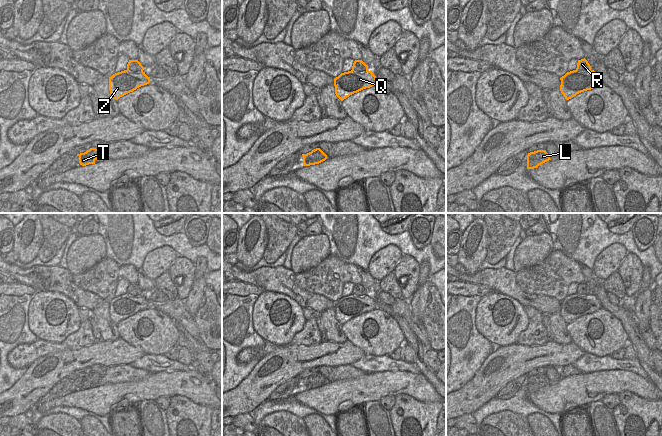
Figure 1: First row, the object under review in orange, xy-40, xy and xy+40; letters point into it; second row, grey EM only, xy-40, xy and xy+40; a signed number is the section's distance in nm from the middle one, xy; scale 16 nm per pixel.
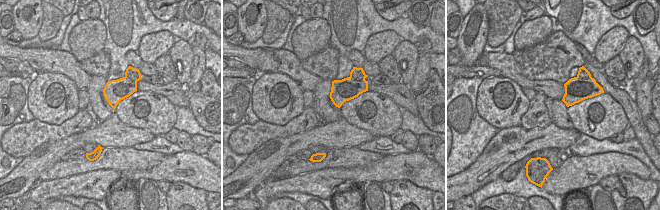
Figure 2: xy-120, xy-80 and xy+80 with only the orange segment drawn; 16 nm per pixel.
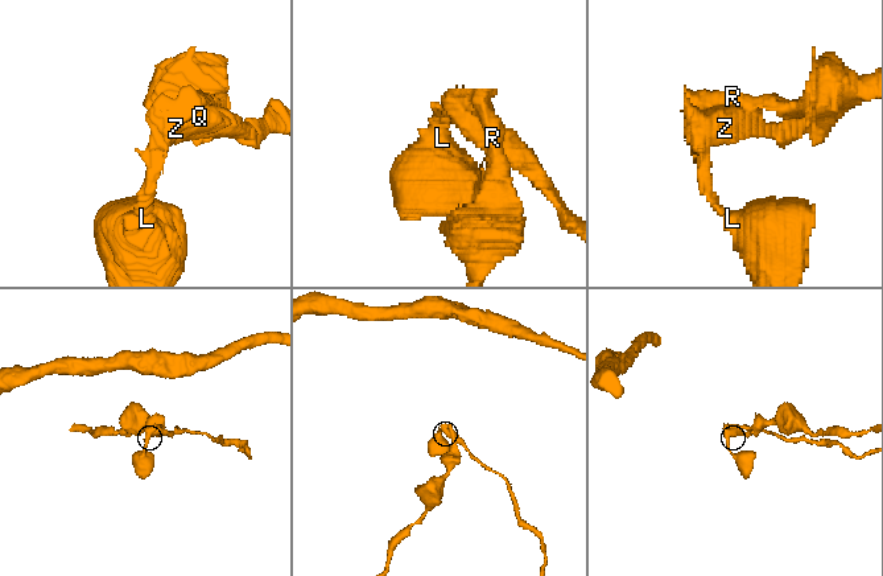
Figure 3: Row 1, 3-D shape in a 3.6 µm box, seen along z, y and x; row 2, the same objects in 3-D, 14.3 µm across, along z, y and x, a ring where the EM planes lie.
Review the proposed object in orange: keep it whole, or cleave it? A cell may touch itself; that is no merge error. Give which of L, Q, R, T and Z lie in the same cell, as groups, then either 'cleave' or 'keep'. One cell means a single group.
L R T / Q Z | cleave

